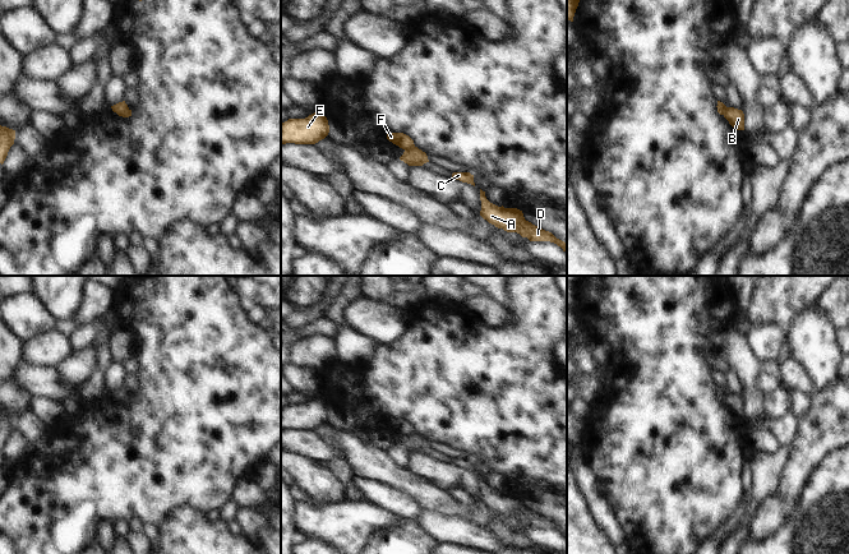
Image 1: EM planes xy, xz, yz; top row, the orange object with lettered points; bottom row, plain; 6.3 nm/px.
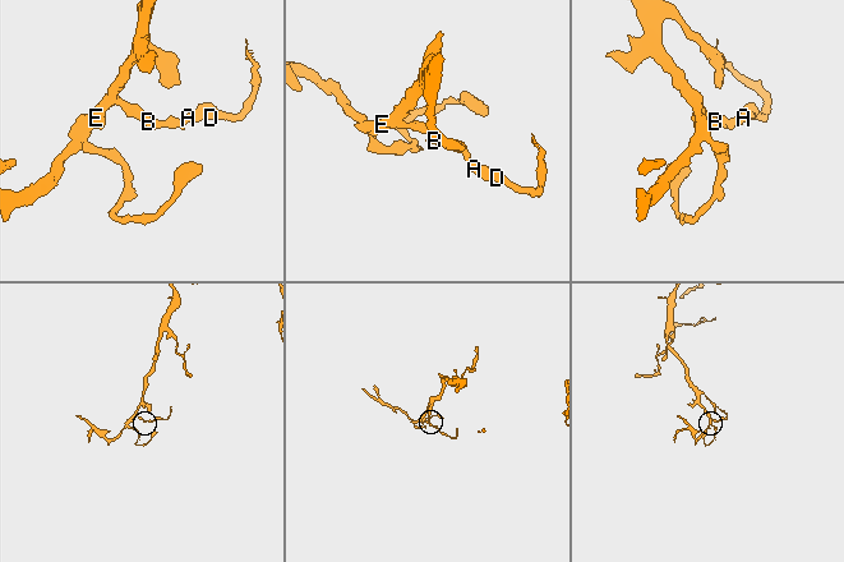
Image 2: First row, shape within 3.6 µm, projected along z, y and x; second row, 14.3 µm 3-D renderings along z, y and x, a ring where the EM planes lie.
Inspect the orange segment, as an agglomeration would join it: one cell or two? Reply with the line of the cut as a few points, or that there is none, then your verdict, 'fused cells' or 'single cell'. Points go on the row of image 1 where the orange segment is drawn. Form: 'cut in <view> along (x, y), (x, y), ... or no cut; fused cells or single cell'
cut in xz along (414, 146), (405, 151); fused cells

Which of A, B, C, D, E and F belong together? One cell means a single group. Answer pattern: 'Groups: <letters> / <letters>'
Groups: A B C D / E F

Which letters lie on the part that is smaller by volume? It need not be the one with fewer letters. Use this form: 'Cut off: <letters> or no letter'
Cut off: A, B, C, D

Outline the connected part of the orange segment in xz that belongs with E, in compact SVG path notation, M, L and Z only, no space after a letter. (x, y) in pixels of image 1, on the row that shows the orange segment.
M314 112L305 119L289 119L281 123L281 144L315 144L329 133L327 117Z

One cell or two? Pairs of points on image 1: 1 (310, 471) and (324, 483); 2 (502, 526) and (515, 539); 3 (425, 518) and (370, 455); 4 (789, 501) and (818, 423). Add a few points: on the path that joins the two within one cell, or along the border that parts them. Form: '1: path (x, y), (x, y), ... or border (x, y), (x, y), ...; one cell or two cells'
1: path (314, 475), (321, 481); one cell
2: path (504, 529), (512, 536); one cell
3: border (423, 507), (439, 509), (452, 516); two cells
4: path (792, 481), (799, 462), (812, 442); one cell

